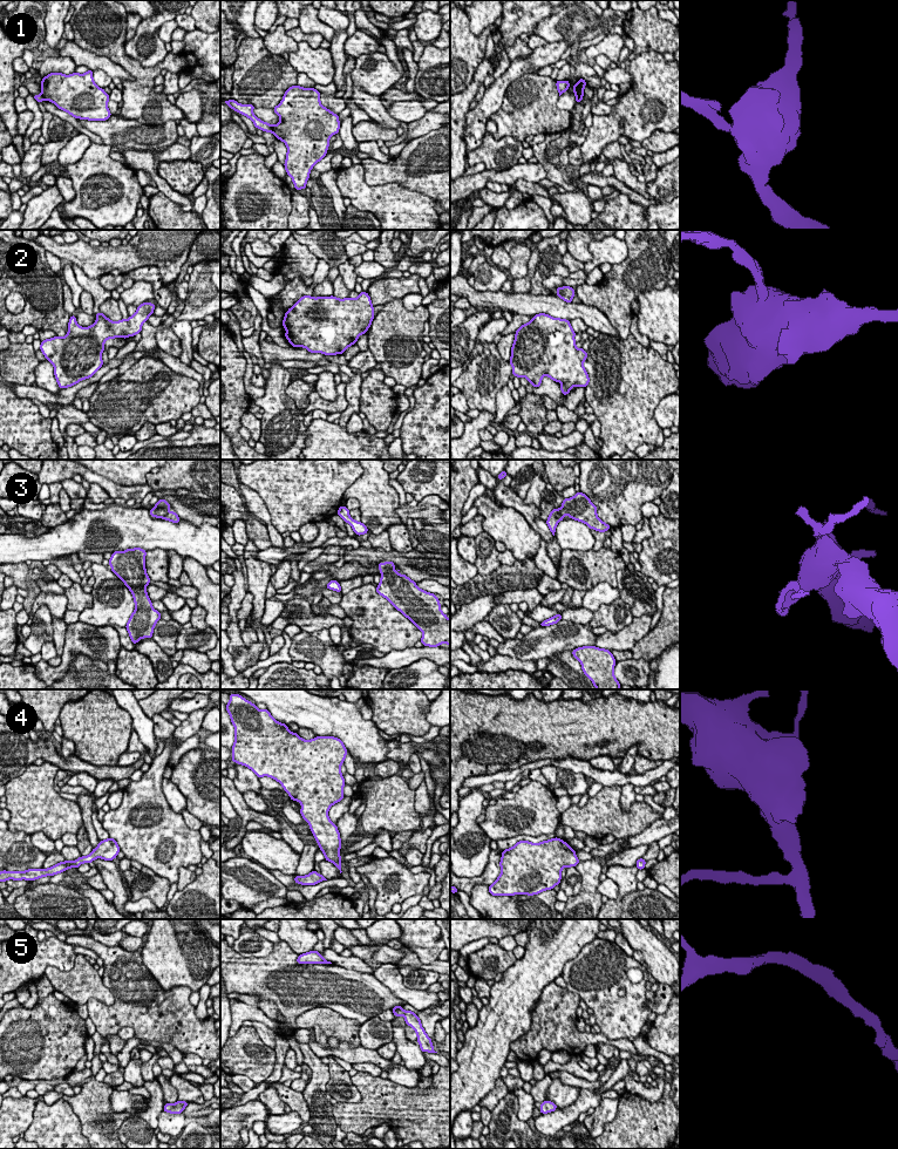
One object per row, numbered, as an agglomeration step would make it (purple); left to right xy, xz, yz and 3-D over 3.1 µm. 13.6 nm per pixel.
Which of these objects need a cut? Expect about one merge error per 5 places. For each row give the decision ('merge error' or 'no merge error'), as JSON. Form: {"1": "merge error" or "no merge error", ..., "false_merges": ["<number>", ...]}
{"1": "merge error", "2": "no merge error", "3": "no merge error", "4": "no merge error", "5": "no merge error", "false_merges": ["1"]}

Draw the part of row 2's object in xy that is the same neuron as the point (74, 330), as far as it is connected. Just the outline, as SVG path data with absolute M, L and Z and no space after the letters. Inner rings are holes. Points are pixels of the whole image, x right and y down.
M143 302L137 307L134 315L127 320L111 321L102 312L95 314L96 321L89 327L81 327L76 322L75 314L70 315L68 324L68 334L64 338L54 336L41 341L40 349L48 361L54 366L54 375L59 387L67 388L77 382L93 376L103 365L102 352L104 351L104 341L107 339L134 336L141 333L142 325L155 310L155 304Z

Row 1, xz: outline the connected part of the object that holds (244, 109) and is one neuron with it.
M232 98L230 101L224 100L224 103L227 104L231 109L236 110L237 113L249 117L254 123L256 128L261 129L263 131L272 132L272 125L270 123L266 123L266 122L259 120L253 114L253 111L252 111L254 109L253 104L250 104L250 103L240 104Z

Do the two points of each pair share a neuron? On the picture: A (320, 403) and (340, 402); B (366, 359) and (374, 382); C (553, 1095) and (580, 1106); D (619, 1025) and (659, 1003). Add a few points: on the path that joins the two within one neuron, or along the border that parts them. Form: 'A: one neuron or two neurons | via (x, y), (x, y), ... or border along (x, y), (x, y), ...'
A: one neuron | via (325, 405), (335, 405)
B: two neurons | border along (373, 367), (368, 369)
C: two neurons | border along (582, 1088), (578, 1096), (566, 1107)
D: two neurons | border along (646, 999), (645, 1005), (652, 1011)

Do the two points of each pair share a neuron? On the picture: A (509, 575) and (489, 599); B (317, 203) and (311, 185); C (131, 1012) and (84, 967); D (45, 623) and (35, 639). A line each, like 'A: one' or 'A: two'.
A: two
B: one
C: two
D: one

